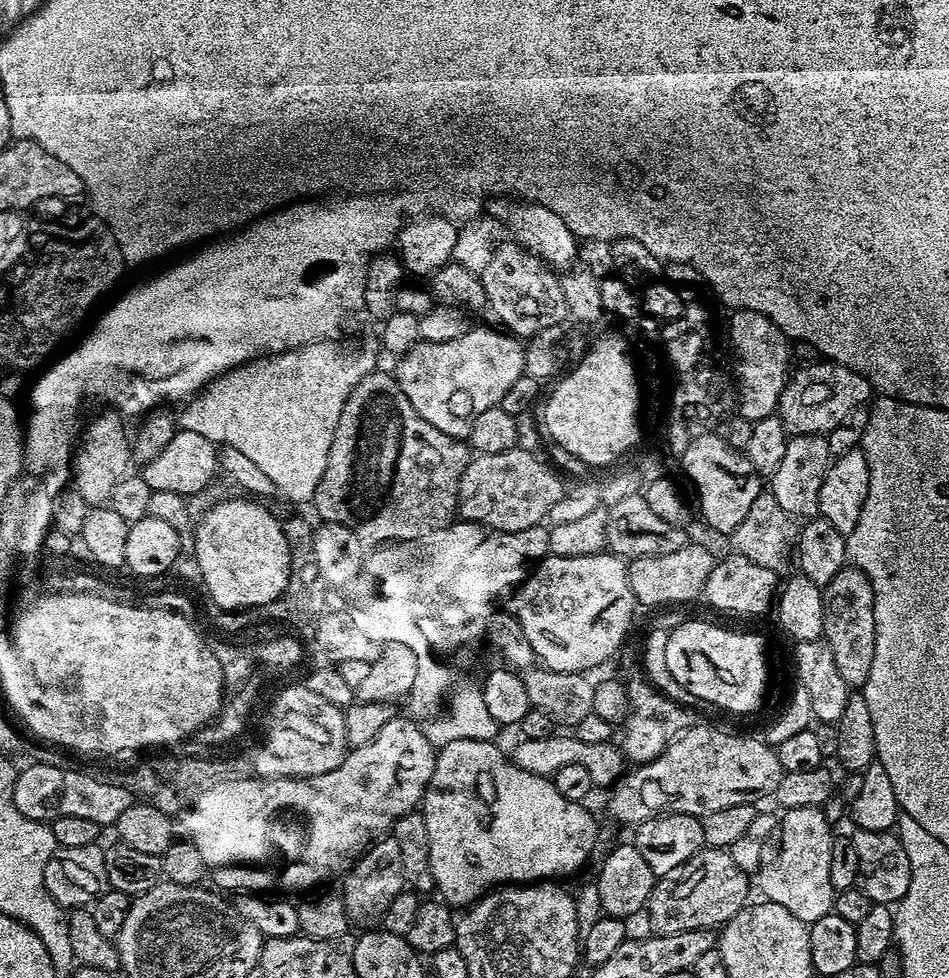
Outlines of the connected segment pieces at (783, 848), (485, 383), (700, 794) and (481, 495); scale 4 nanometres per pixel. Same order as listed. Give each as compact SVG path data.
M796 807L787 809L778 824L776 841L771 850L763 854L763 865L761 867L763 897L770 902L784 906L800 918L804 923L813 924L829 916L835 909L836 891L830 880L830 863L833 854L833 842L835 833L823 813L821 807Z
M492 326L485 327L469 327L460 340L445 344L416 342L397 362L396 387L408 399L409 409L447 437L467 438L474 418L497 407L510 386L524 375L525 345Z
M703 722L689 726L654 759L637 763L632 768L633 772L631 769L611 785L609 814L624 824L635 826L647 820L650 814L685 812L694 816L700 810L696 808L725 808L752 804L763 796L771 797L782 782L785 771L775 747L756 736L723 732Z
M517 447L502 454L473 455L461 475L457 490L459 519L467 520L469 524L479 524L488 530L493 528L496 534L526 530L526 526L541 523L546 510L550 510L550 506L562 498L566 484L540 459L539 455L532 455Z

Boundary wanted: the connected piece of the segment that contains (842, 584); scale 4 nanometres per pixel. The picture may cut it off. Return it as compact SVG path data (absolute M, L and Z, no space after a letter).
M845 566L821 589L822 638L830 646L834 664L850 688L863 687L874 660L876 623L874 622L873 585L865 573L853 566Z

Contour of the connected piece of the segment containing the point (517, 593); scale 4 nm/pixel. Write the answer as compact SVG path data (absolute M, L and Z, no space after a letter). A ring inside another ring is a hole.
M605 550L586 558L562 558L547 555L527 573L525 580L516 584L508 596L506 607L522 626L524 636L536 651L543 667L560 672L591 673L591 668L610 661L625 647L628 627L632 624L632 611L638 608L635 594L628 583L628 569L619 556Z

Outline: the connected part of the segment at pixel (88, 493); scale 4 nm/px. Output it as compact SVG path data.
M112 410L96 417L90 428L83 431L80 443L75 449L70 465L74 474L74 488L84 498L90 508L109 505L118 485L131 473L132 442L122 429L123 419L119 413Z

